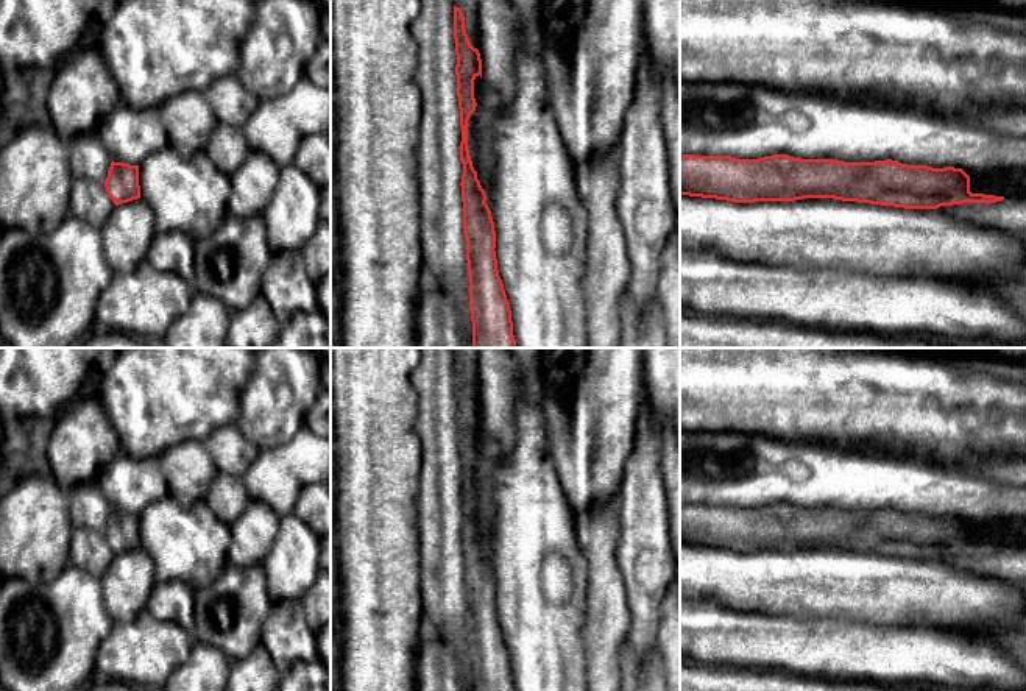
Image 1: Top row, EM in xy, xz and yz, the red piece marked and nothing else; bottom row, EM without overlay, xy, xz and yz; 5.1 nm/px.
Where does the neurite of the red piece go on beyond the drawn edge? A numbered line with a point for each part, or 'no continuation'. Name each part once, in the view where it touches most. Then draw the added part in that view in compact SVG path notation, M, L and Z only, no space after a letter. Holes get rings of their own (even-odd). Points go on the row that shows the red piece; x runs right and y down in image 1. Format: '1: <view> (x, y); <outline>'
no continuation

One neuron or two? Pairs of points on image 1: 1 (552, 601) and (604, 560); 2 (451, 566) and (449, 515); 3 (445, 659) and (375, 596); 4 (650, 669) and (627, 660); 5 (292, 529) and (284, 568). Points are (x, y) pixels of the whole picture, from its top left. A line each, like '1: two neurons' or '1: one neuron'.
1: two neurons
2: one neuron
3: two neurons
4: one neuron
5: one neuron

